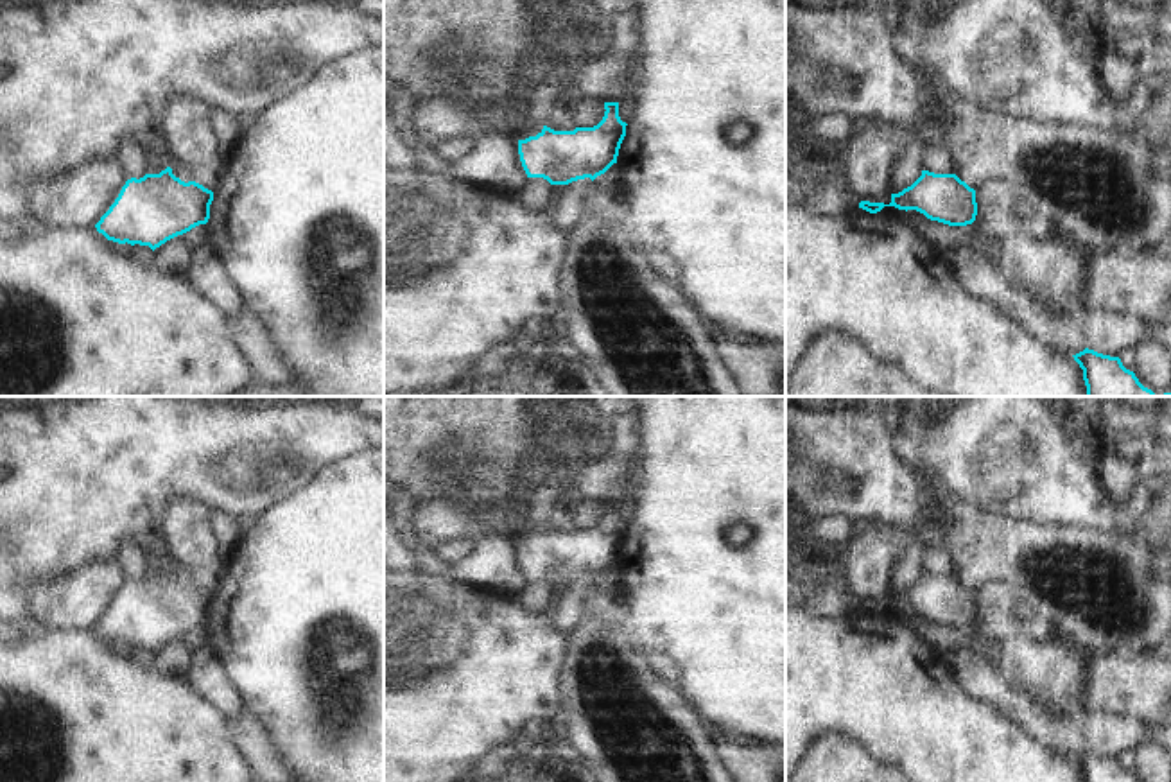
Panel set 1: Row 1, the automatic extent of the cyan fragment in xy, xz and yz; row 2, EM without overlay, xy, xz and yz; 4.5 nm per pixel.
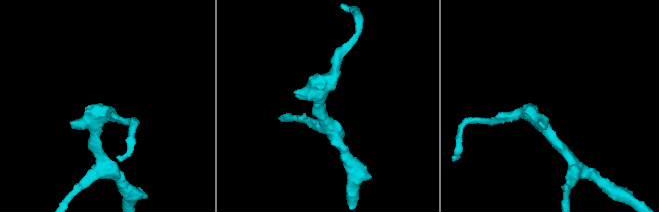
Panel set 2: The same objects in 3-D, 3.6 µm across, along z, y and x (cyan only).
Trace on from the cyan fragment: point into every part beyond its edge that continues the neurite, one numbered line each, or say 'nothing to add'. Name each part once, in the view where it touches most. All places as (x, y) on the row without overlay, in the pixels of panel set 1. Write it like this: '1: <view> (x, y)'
1: xz (522, 533)

